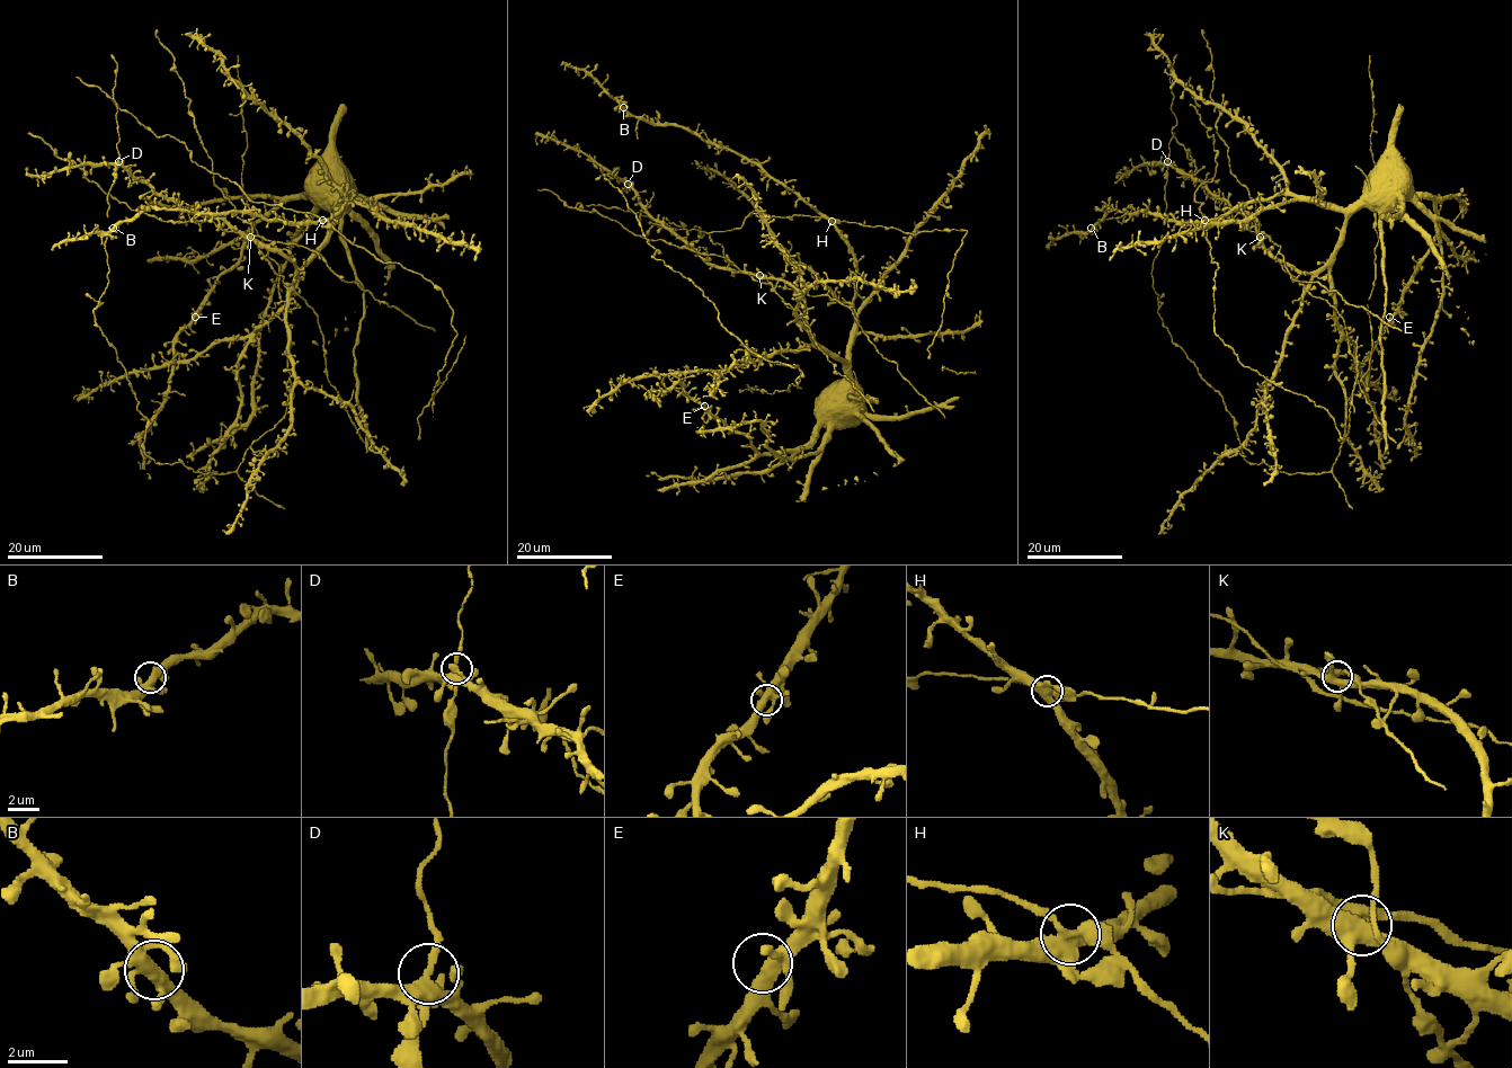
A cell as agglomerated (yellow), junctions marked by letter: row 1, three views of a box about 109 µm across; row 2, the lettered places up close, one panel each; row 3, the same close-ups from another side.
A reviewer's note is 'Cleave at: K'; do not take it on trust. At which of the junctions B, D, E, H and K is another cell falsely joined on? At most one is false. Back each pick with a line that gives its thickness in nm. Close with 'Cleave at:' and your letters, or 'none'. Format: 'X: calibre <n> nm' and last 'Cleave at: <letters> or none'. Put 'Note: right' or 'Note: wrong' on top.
Note: wrong
Cleave at: none

